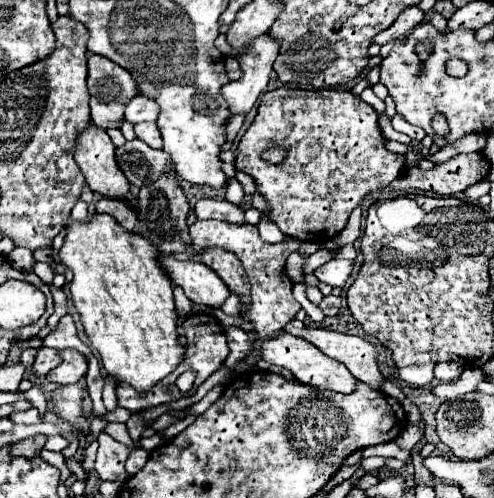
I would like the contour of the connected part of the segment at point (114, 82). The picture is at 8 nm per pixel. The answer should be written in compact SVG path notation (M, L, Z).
M92 54L88 58L88 92L90 92L90 110L94 126L108 130L108 128L120 128L120 124L124 122L124 108L138 94L138 84L130 76L130 72L124 70L122 66L114 64L104 56Z

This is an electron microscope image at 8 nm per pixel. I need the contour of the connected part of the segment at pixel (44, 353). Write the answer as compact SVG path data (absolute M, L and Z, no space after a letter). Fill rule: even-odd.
M42 346L42 348L38 350L38 354L36 354L36 360L34 360L32 370L34 370L34 374L46 376L46 374L48 374L52 368L56 368L60 362L62 362L62 356L60 356L58 350Z

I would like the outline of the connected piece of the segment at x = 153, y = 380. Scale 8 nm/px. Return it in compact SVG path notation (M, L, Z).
M94 214L92 222L74 222L70 226L66 226L68 234L64 238L64 246L60 250L60 260L62 264L66 264L72 272L74 272L74 278L70 282L70 298L80 314L80 320L84 324L84 330L86 330L86 336L90 340L90 346L100 354L100 360L102 360L102 366L104 370L108 372L108 376L112 376L116 382L126 382L130 384L134 390L138 392L148 392L152 386L156 386L162 378L166 378L184 358L184 346L178 342L180 334L178 334L178 326L176 326L176 320L178 320L178 314L176 314L176 308L174 308L174 296L172 296L172 284L170 284L170 278L164 274L164 270L160 268L158 264L158 248L154 248L154 244L150 244L146 238L138 236L138 234L132 234L132 232L126 232L114 218L110 218L108 214Z

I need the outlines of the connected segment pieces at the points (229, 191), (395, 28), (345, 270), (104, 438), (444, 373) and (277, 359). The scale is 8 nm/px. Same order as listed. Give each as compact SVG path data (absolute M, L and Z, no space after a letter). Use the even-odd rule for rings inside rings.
M234 178L226 186L226 200L240 206L244 199L244 191L240 183Z
M418 6L406 8L390 28L386 28L384 32L380 32L380 34L374 38L374 42L376 42L376 44L388 44L388 42L402 40L406 34L410 34L410 32L412 32L418 24L422 24L422 22L424 22L424 12L422 12Z
M332 258L330 262L326 262L324 266L320 266L314 276L330 286L338 286L342 288L346 284L346 280L350 278L352 274L352 268L354 268L354 260L338 260L338 258Z
M106 432L98 434L98 456L96 456L96 472L100 480L110 482L126 482L130 474L126 472L124 464L130 454L130 448L126 444L116 442Z
M440 362L434 368L434 376L440 382L454 382L460 378L460 374L462 374L462 366L456 362Z
M282 332L280 336L264 342L262 344L262 358L268 364L276 364L276 366L284 366L284 368L292 370L296 380L306 386L314 386L320 390L332 390L332 392L340 392L340 394L354 392L356 378L346 370L346 366L342 366L342 362L322 354L314 344L310 344L298 336L290 336L290 334Z

